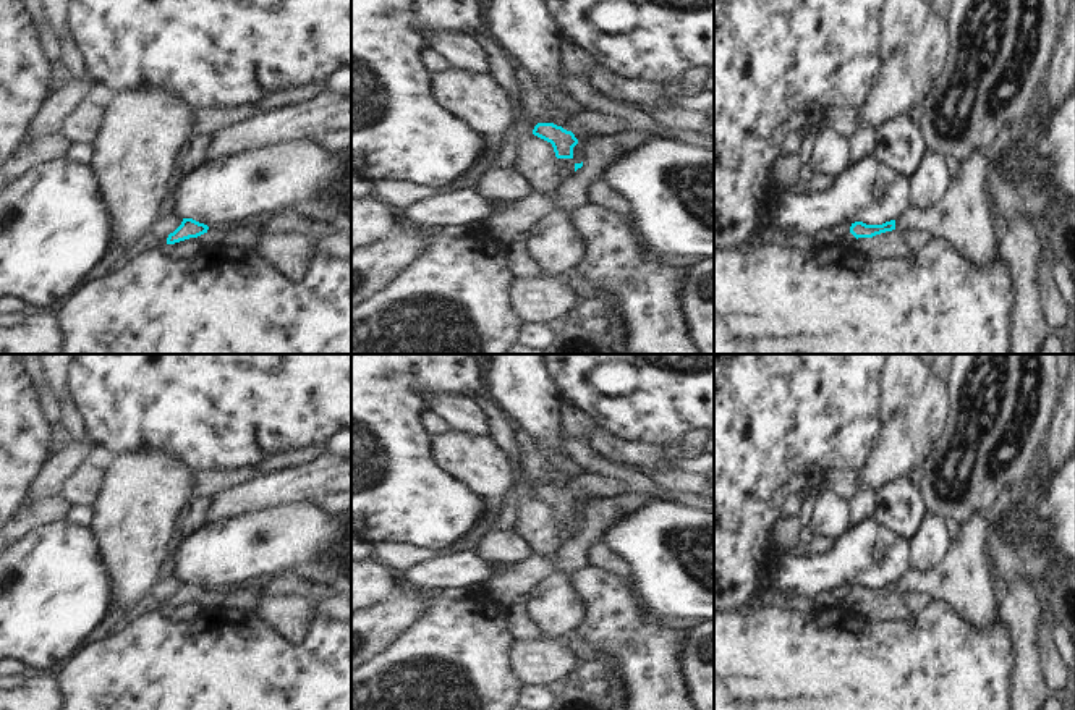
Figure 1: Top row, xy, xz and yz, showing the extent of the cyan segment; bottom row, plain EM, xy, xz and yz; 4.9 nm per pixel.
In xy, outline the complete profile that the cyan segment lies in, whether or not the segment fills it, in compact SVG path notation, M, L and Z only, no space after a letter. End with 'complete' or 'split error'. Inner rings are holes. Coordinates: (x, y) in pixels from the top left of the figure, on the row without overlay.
M183 581L181 587L168 597L167 606L175 606L189 600L196 600L202 608L230 606L253 610L262 597L262 582L253 582L241 587L223 590L209 590L193 581Z; split error

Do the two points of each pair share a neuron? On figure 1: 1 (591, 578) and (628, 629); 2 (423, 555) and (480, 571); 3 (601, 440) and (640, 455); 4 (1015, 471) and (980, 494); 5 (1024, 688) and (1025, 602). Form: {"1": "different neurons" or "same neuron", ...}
{"1": "same neuron", "2": "different neurons", "3": "same neuron", "4": "same neuron", "5": "same neuron"}

